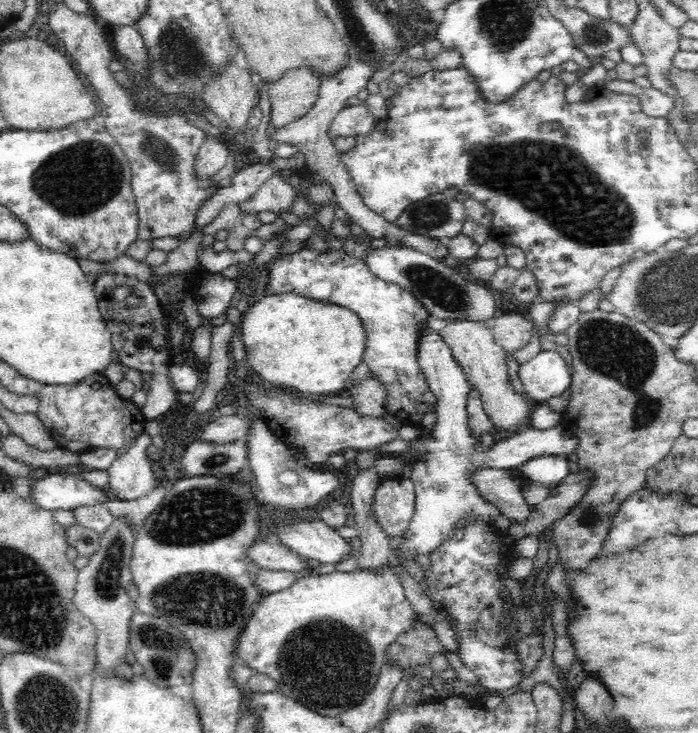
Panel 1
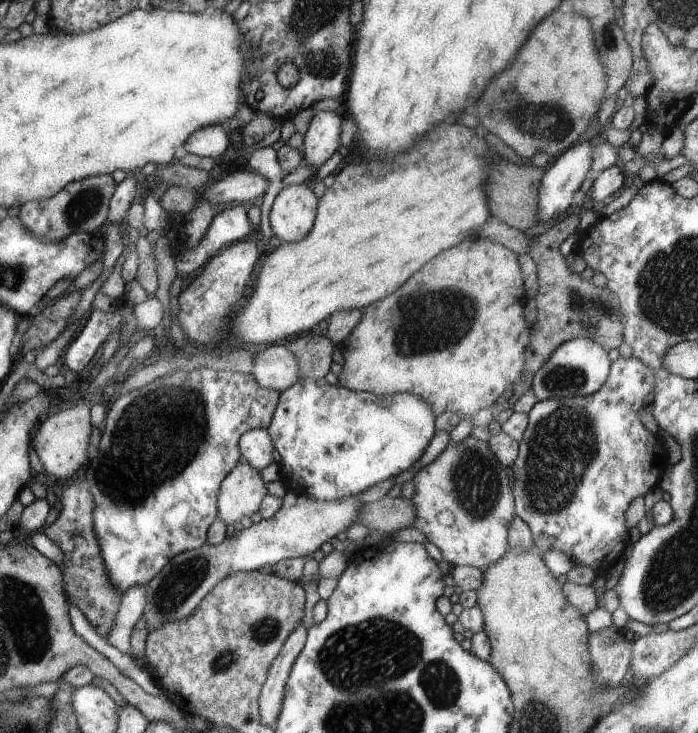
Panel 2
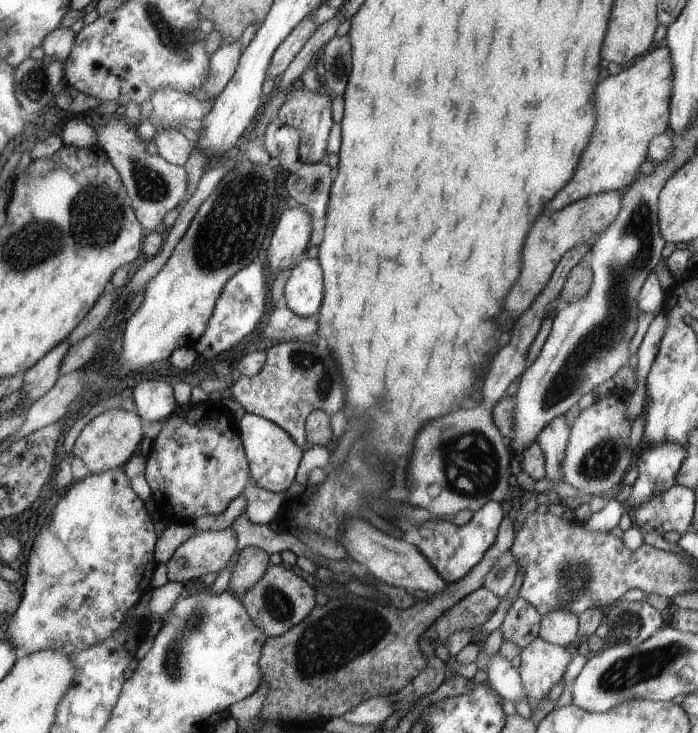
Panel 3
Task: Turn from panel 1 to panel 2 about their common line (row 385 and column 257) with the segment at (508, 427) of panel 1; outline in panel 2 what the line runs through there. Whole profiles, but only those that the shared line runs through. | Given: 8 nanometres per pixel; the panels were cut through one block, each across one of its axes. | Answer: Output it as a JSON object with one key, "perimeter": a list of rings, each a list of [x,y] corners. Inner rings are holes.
{"perimeter":[[[247,462],[234,466],[234,470],[222,482],[220,496],[217,500],[217,510],[224,524],[236,524],[243,517],[250,517],[261,509],[261,502],[267,496],[265,481],[261,472],[251,467]]]}

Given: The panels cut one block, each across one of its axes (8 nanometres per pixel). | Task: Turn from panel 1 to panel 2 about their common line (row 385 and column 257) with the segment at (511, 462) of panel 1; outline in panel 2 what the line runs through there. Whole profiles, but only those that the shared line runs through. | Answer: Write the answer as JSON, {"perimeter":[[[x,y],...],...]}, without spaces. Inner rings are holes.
{"perimeter":[[[266,429],[248,430],[242,434],[241,450],[246,462],[260,472],[274,461],[273,437]]]}

